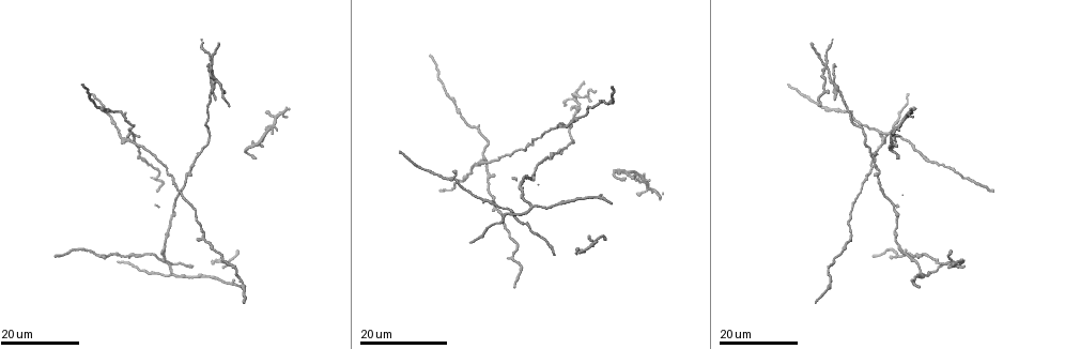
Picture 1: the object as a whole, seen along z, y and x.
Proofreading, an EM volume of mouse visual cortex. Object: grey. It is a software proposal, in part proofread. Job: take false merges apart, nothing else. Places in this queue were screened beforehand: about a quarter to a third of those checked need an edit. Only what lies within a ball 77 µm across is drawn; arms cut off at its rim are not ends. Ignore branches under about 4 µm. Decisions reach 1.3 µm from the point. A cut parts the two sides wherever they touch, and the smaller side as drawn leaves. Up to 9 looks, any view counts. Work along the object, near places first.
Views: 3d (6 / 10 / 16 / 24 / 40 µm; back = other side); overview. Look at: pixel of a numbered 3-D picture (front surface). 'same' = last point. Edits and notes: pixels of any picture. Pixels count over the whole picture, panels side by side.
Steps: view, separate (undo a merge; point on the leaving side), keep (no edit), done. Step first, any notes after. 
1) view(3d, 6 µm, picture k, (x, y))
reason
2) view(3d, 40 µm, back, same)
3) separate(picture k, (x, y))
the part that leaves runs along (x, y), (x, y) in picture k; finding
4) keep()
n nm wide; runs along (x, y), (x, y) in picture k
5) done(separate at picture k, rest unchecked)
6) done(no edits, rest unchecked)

view(3d, 16 µm, picture 1, (837, 86))
thin arm on a thick one

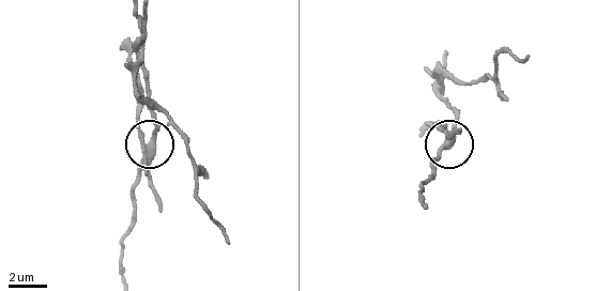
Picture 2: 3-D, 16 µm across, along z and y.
view(3d, 6 µm, picture 2, (154, 139))

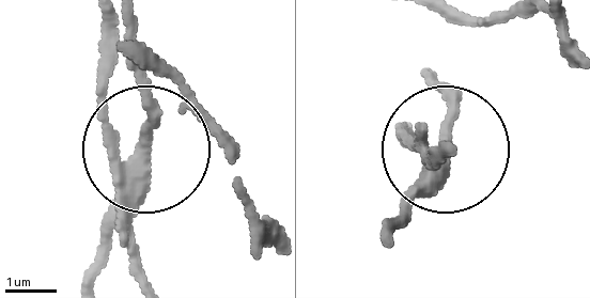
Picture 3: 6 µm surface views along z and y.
view(3d, 6 µm, back, picture 3, (138, 151))

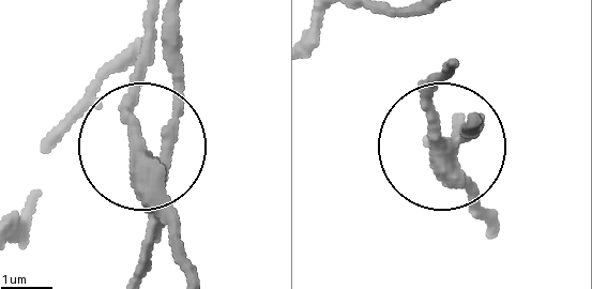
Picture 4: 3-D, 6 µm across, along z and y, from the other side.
separate(picture 4, (143, 261))
340 nm wide; a second cell is stuck on

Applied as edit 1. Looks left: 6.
view(overview)

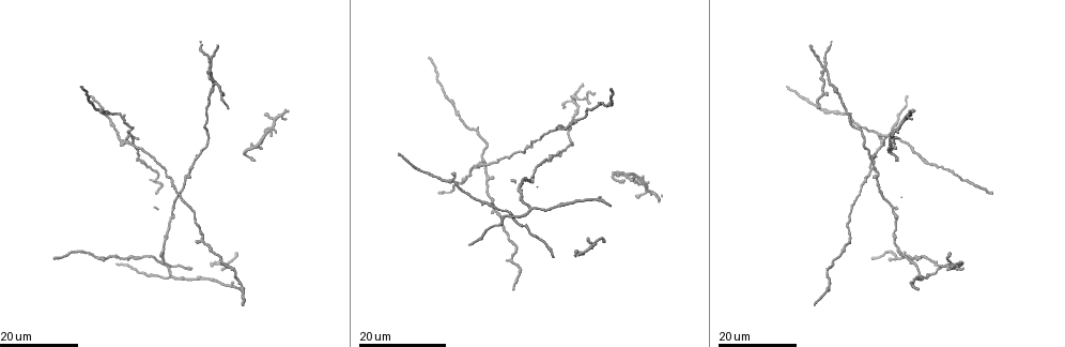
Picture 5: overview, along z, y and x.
view(3d, 16 µm, picture 5, (531, 209))
branch point

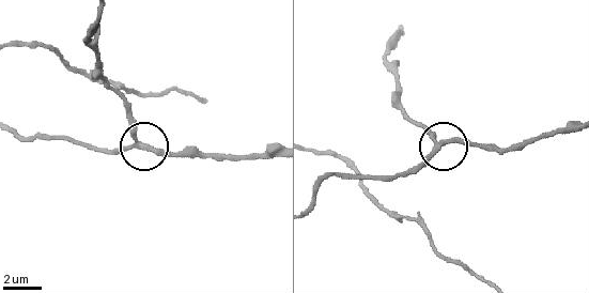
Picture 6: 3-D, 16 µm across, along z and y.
view(3d, 10 µm, picture 6, (437, 149))
closer look

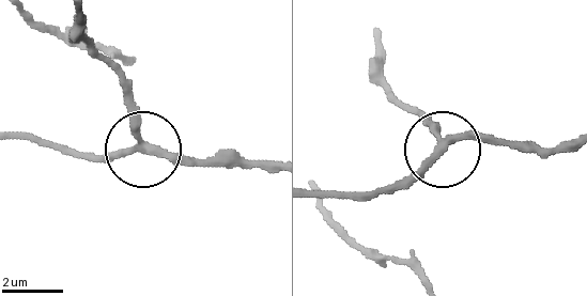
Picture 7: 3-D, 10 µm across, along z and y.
keep()
runs along (79, 20), (121, 82), (136, 143), (82, 151) in picture 7; continuous, no second cell

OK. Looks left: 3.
view(3d, 16 µm, picture 5, (455, 182))
thick turns thin

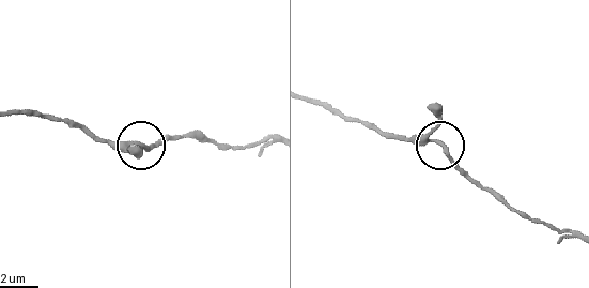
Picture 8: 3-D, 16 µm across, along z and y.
view(3d, 10 µm, picture 8, (437, 142))
closer look

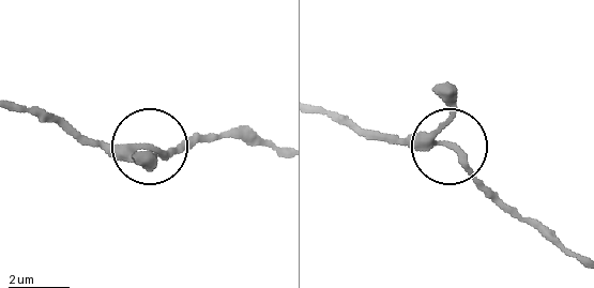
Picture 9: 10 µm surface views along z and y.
keep()
210 nm wide; continuous, no second cell

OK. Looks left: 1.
done(separate at picture 4, rest unchecked)

